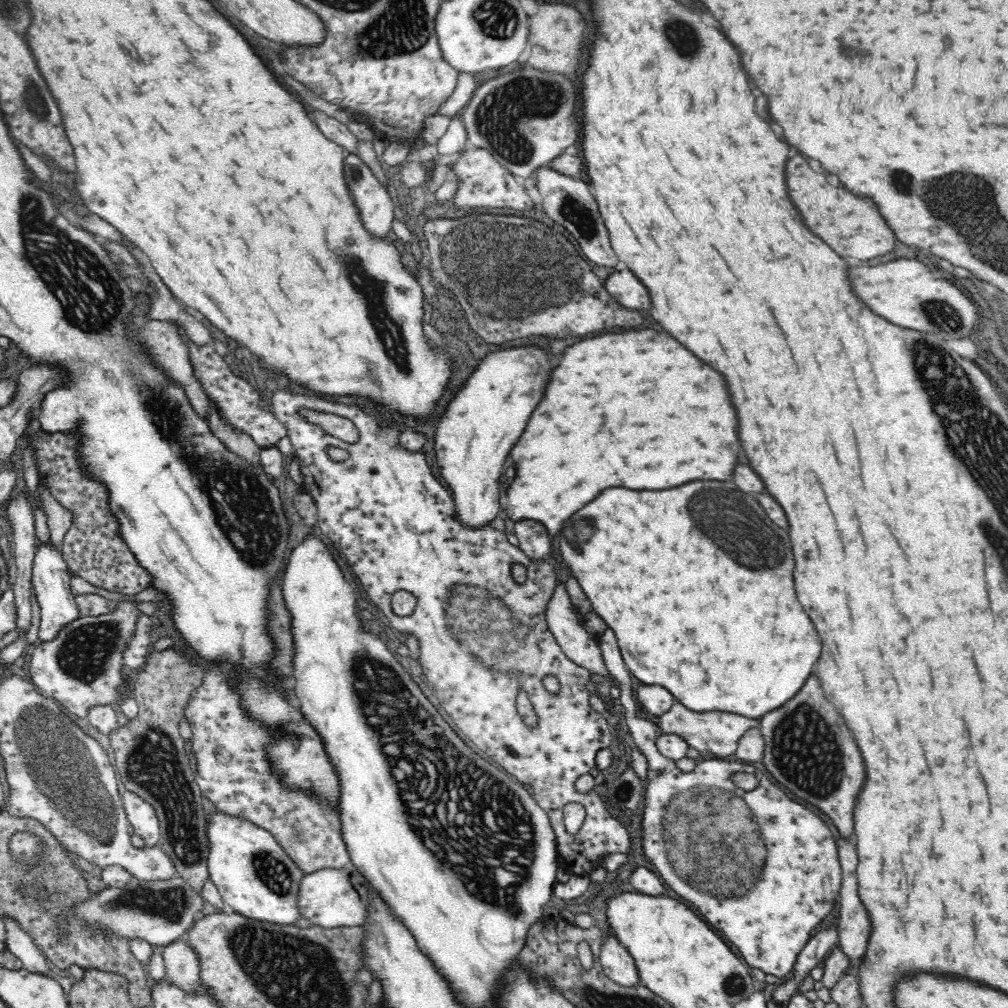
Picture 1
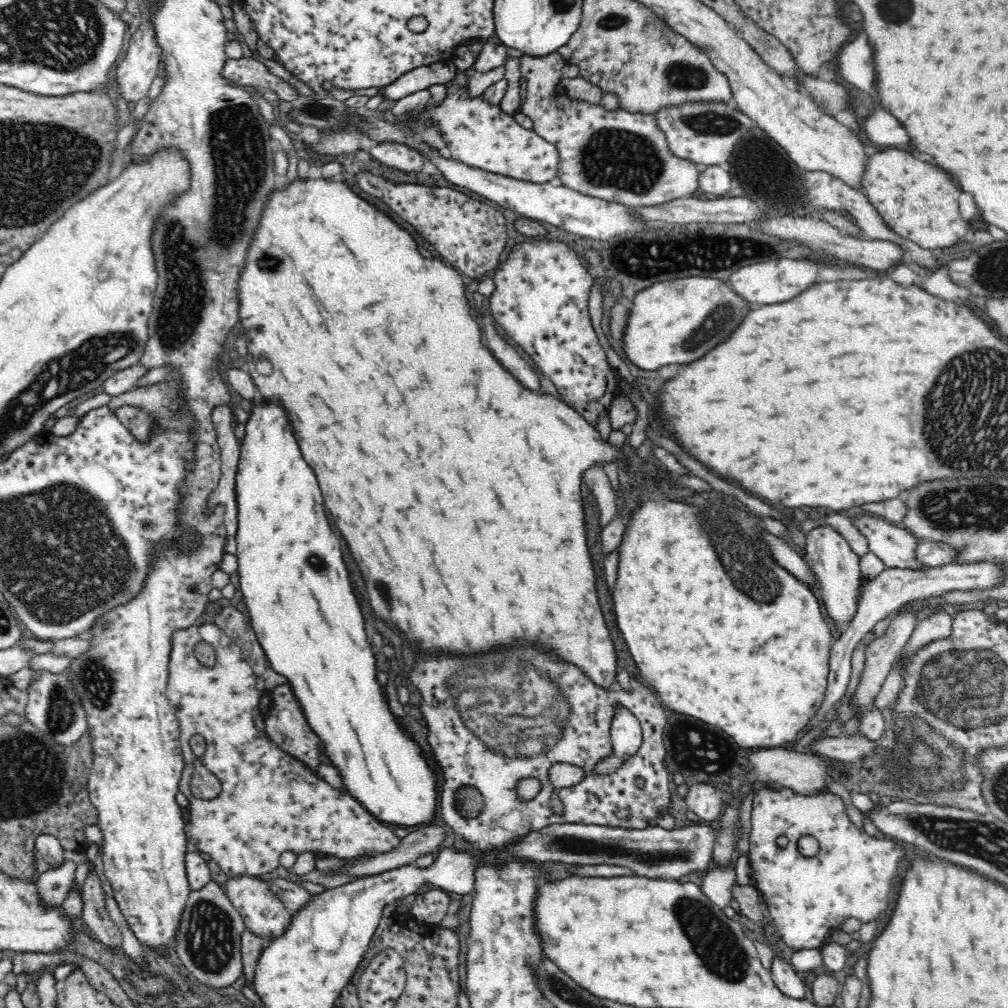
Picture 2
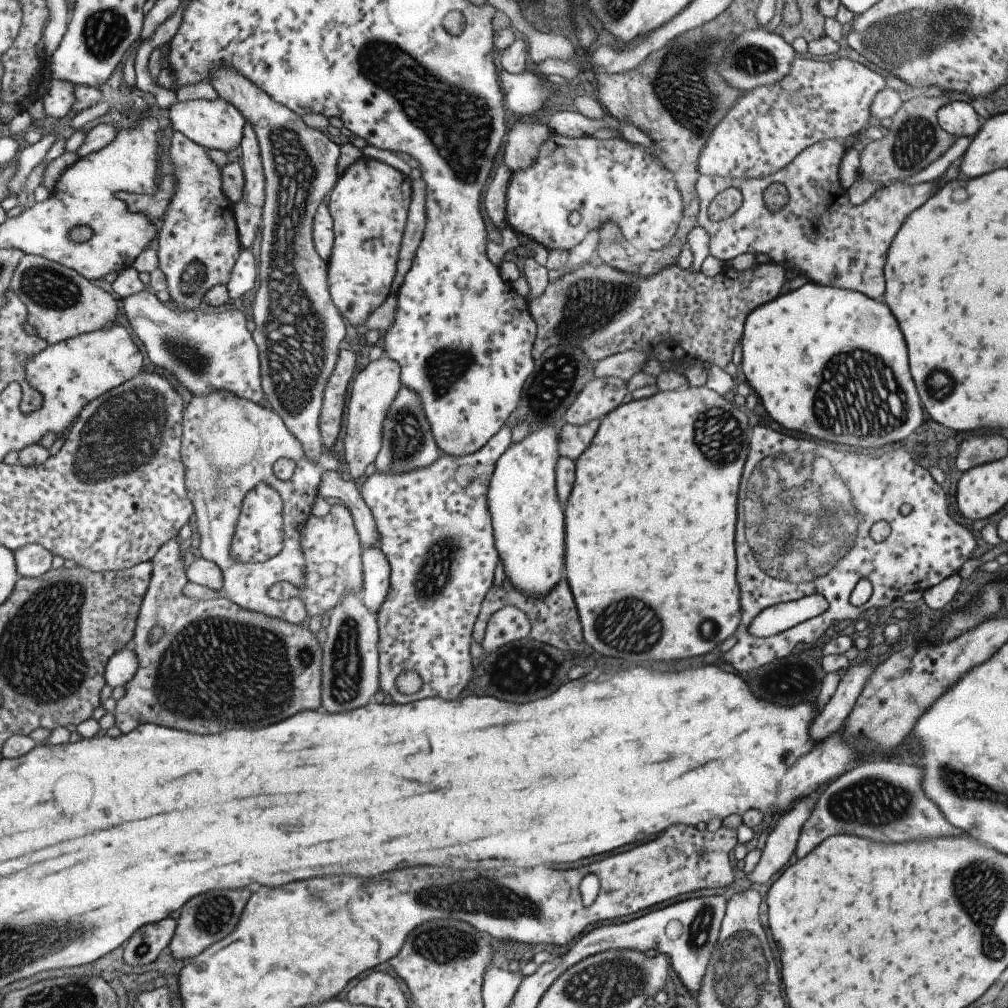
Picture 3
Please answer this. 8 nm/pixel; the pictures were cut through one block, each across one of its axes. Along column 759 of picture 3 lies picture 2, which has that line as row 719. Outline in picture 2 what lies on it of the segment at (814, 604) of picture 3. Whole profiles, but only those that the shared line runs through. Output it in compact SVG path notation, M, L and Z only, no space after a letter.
M614 704L614 716L610 726L612 749L614 754L606 758L595 769L597 774L610 774L626 757L632 756L642 743L642 728L636 716L626 706Z

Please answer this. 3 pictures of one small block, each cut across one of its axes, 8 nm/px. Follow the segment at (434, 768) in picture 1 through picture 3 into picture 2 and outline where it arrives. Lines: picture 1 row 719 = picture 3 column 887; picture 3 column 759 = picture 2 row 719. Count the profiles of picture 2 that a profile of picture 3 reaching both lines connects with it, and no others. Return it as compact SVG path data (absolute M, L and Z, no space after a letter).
M265 401L263 405L254 404L253 413L249 417L245 426L246 435L240 446L240 462L236 474L236 496L238 505L238 530L236 534L237 541L237 562L239 573L240 592L243 594L243 600L248 610L249 623L252 625L256 635L256 642L266 655L271 669L281 674L287 683L291 686L291 691L296 701L302 708L304 719L310 725L310 729L316 733L320 739L323 758L329 765L336 770L342 782L343 792L355 799L363 806L368 813L376 820L388 825L389 827L412 828L413 826L426 826L434 822L436 812L438 812L438 801L440 790L438 790L438 772L428 764L426 754L422 746L415 740L413 734L408 730L408 726L402 724L402 719L397 718L389 706L389 701L384 695L385 687L378 683L378 669L376 669L376 658L372 651L372 643L368 641L366 630L364 630L364 616L360 602L352 588L352 580L348 574L348 568L342 554L342 544L338 536L332 532L330 522L324 512L322 504L322 494L318 490L316 476L312 474L310 466L302 460L300 448L296 444L293 435L293 429L289 425L284 409L273 402Z

